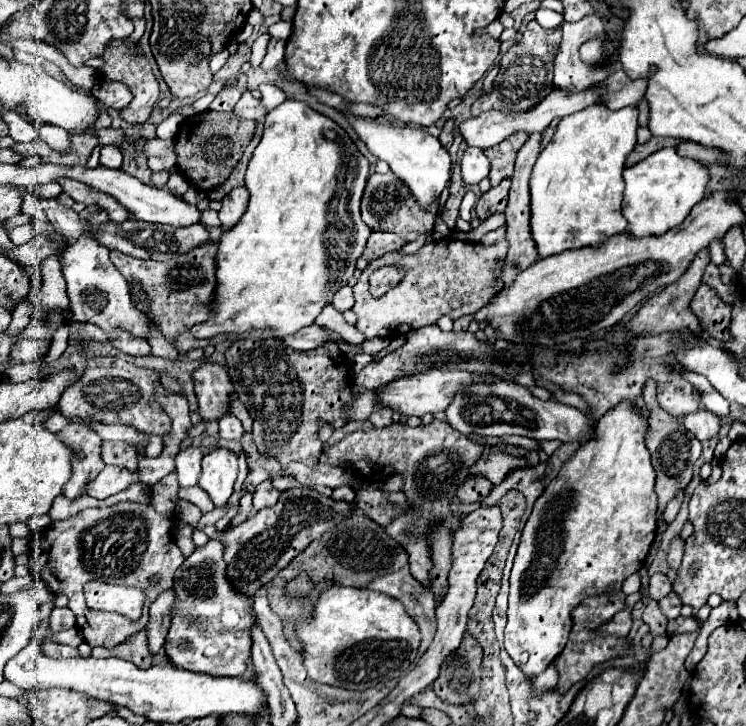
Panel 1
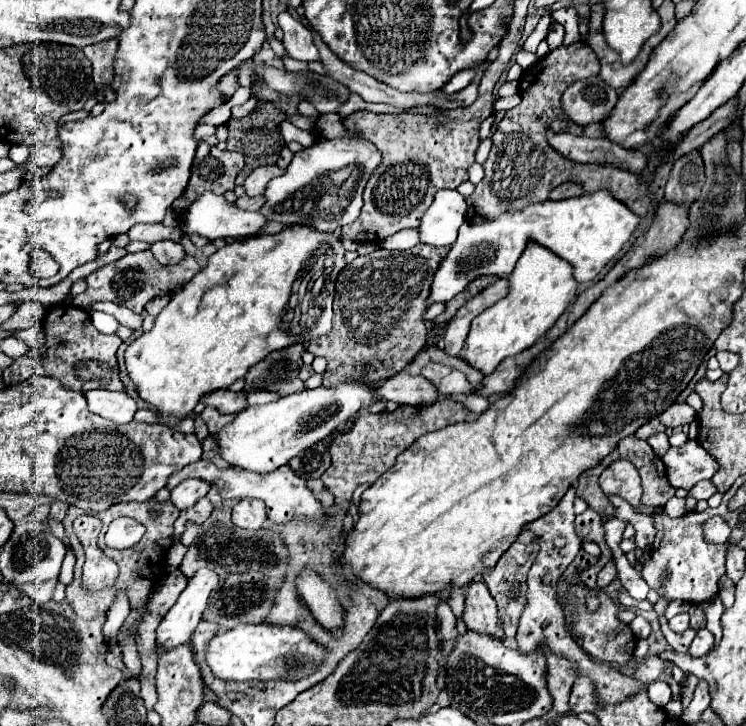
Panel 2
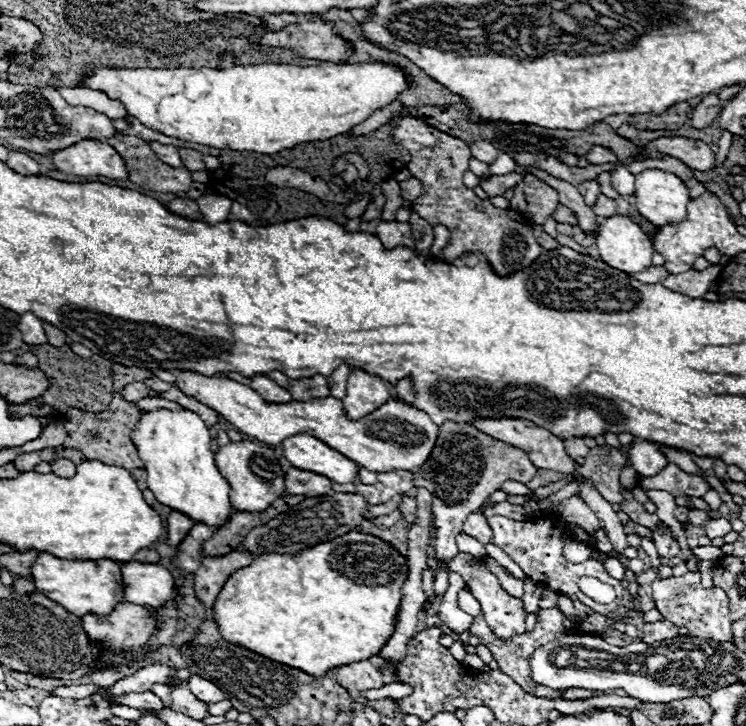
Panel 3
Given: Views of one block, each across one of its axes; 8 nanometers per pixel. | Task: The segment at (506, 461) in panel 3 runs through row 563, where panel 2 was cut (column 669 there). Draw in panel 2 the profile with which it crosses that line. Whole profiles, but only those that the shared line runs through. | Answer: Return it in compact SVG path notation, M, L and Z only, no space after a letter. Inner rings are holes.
M652 434L652 436L648 438L648 444L652 446L652 450L654 450L660 458L662 458L662 456L668 452L668 448L670 448L666 434Z

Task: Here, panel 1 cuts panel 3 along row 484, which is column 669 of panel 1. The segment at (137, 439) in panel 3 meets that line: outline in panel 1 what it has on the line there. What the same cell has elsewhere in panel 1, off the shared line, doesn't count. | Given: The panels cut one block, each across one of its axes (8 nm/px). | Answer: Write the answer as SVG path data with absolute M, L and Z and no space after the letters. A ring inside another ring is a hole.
M662 148L638 164L624 168L624 200L622 214L628 220L626 232L634 238L658 236L682 224L682 220L690 214L690 210L704 200L708 170L694 160L682 158L674 148Z

